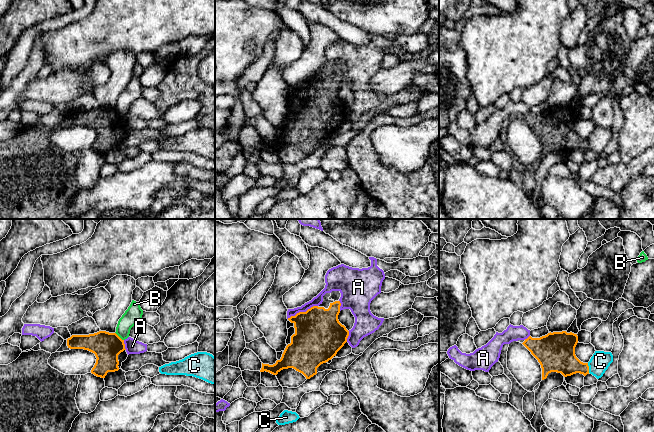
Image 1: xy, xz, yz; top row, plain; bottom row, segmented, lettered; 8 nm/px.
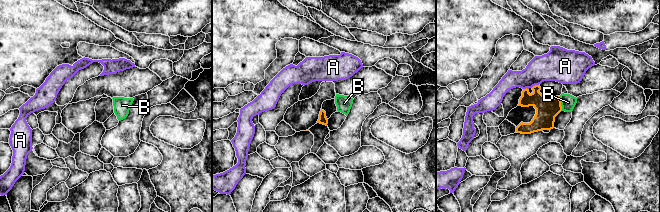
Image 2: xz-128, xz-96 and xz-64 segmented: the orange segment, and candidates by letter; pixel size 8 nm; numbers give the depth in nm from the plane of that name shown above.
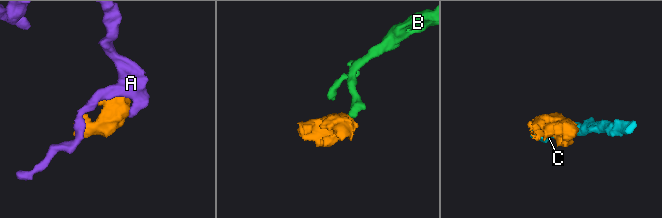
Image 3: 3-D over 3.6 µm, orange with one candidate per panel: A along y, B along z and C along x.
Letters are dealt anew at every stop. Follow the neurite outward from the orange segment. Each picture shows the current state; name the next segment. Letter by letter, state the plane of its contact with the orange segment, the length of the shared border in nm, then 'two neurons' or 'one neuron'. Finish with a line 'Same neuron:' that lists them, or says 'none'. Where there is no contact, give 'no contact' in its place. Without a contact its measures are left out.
A: contact in xz; length 260 nm; two neurons
B: contact in xy; length 100 nm; two neurons
C: contact in yz; length 80 nm; two neurons
Same neuron: none

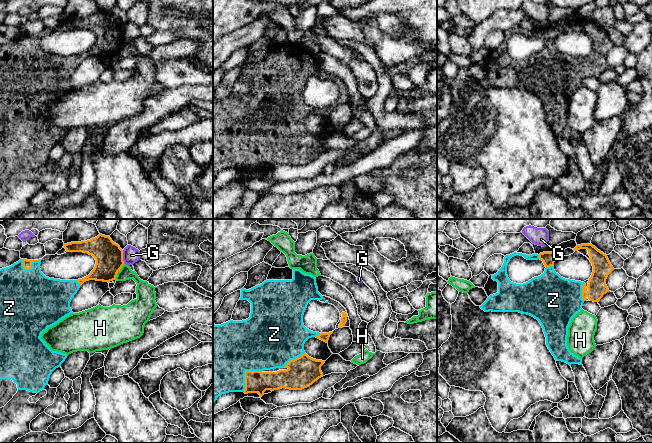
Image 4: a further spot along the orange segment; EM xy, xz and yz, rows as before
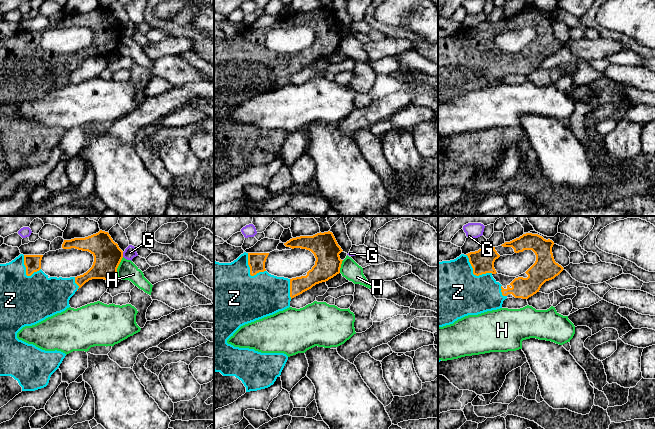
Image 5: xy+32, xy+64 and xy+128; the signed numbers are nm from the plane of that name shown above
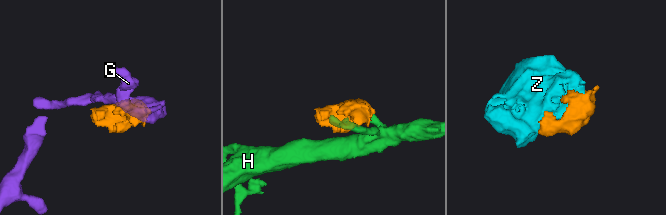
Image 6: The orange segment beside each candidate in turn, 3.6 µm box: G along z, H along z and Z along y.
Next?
G: contact in xy; length 110 nm; two neurons
H: contact in xy; length 150 nm; two neurons
Z: contact in xz; length 220 nm; one neuron
Same neuron: Z

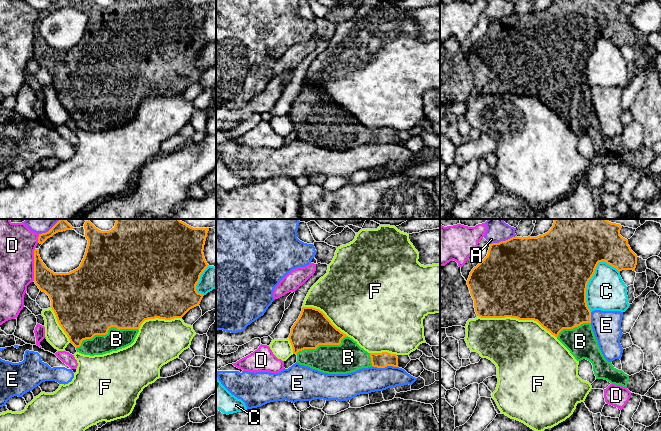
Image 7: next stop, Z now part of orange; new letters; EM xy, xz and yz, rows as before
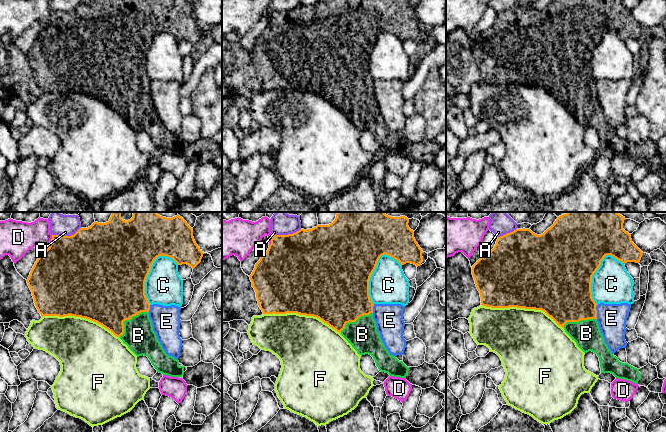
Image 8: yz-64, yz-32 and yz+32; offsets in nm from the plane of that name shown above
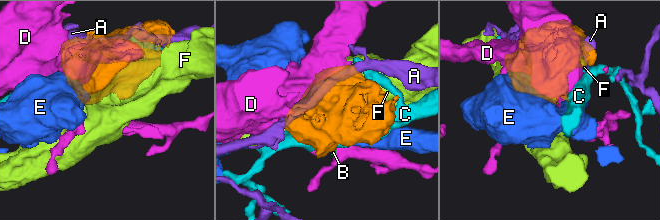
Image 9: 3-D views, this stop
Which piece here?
A: contact in yz; length 220 nm; two neurons
B: contact in xy; length 550 nm; one neuron
C: contact in yz; length 420 nm; two neurons
D: contact in xy; length 260 nm; two neurons
E: contact in xz; length 200 nm; two neurons
F: contact in yz; length 650 nm; two neurons
Same neuron: B

